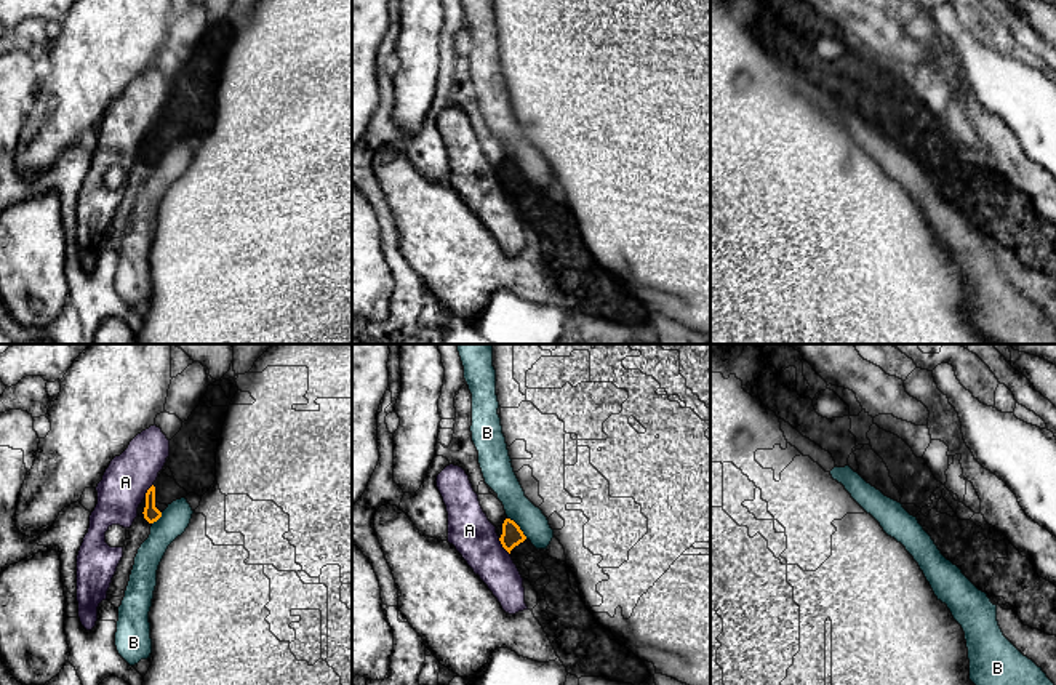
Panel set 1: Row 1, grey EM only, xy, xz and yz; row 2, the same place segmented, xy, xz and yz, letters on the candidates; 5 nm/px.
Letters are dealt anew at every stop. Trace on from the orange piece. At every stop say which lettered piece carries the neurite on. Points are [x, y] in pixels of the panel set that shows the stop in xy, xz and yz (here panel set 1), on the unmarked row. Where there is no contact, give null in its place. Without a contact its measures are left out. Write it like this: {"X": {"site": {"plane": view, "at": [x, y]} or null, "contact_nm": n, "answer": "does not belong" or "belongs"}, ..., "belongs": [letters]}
{"A": {"site": {"plane": "xz", "at": [503, 188]}, "contact_nm": 110, "answer": "does not belong"}, "B": {"site": {"plane": "xz", "at": [519, 168]}, "contact_nm": 150, "answer": "does not belong"}, "belongs": []}

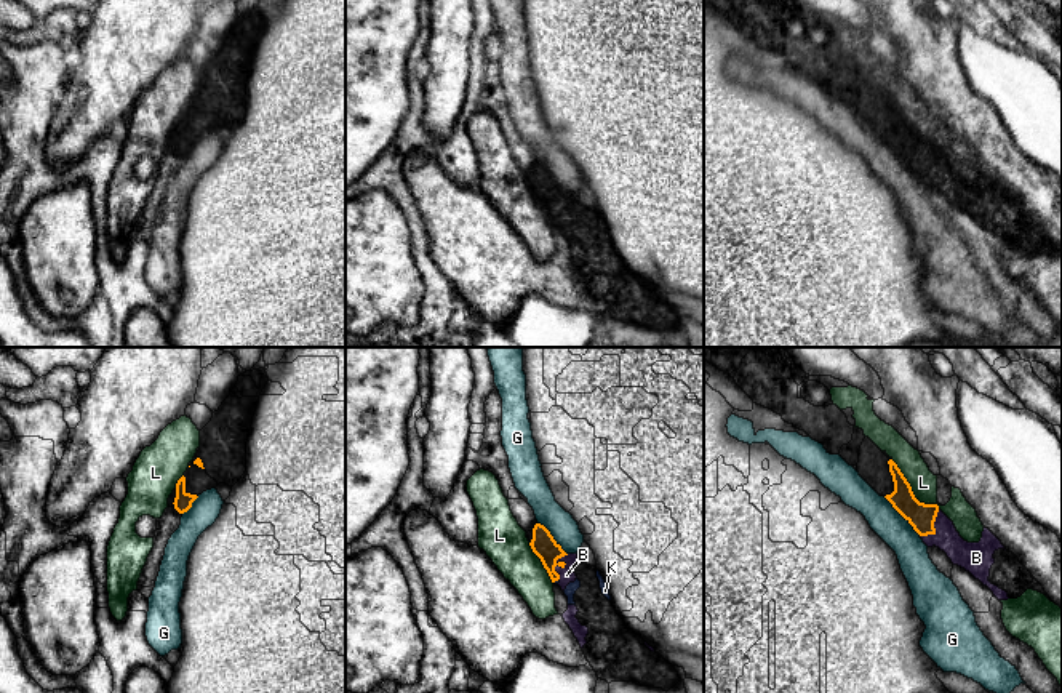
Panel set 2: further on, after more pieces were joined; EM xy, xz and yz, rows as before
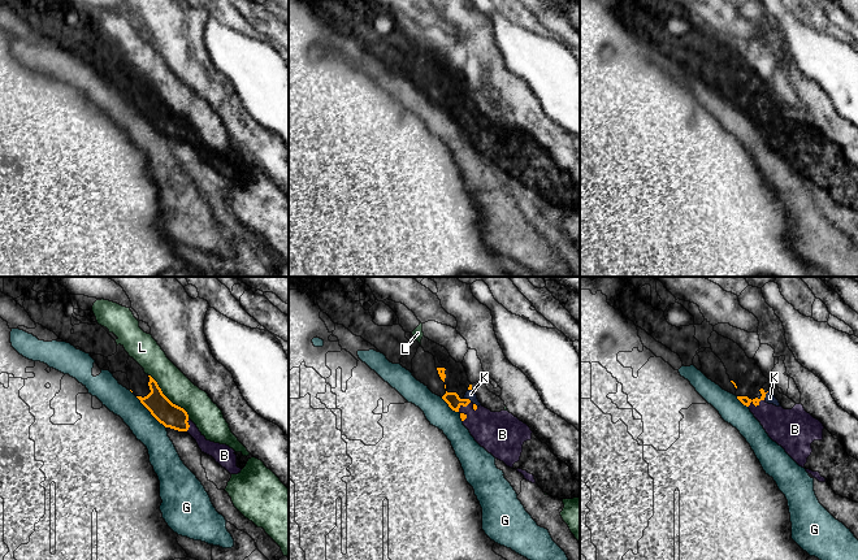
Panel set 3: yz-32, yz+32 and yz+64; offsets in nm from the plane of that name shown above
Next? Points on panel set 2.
{"B": {"site": {"plane": "xz", "at": [557, 205]}, "contact_nm": 140, "answer": "belongs"}, "G": {"site": {"plane": "yz", "at": [901, 156]}, "contact_nm": 280, "answer": "does not belong"}, "K": {"site": {"plane": "xz", "at": [555, 221]}, "contact_nm": 40, "answer": "belongs"}, "L": {"site": {"plane": "yz", "at": [910, 132]}, "contact_nm": 340, "answer": "does not belong"}, "belongs": ["B", "K"]}

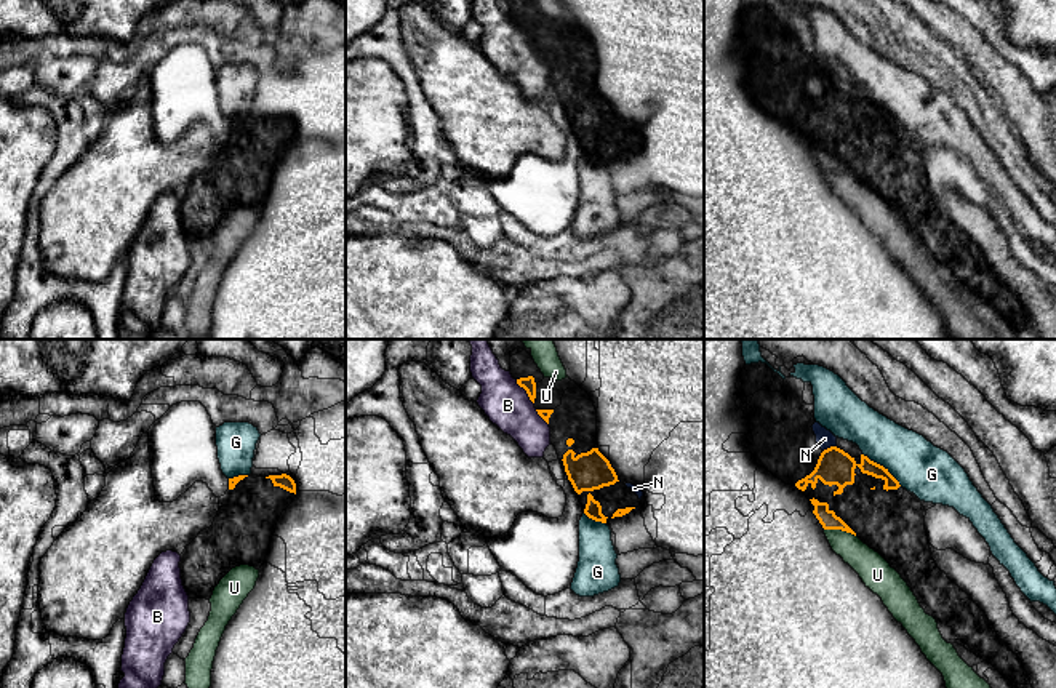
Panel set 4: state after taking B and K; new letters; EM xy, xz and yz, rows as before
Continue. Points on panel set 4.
{"B": {"site": {"plane": "xz", "at": [527, 34]}, "contact_nm": 160, "answer": "does not belong"}, "G": {"site": {"plane": "yz", "at": [882, 108]}, "contact_nm": 260, "answer": "does not belong"}, "N": {"site": {"plane": "yz", "at": [831, 88]}, "contact_nm": 80, "answer": "belongs"}, "U": {"site": {"plane": "yz", "at": [840, 170]}, "contact_nm": 170, "answer": "does not belong"}, "belongs": ["N"]}

